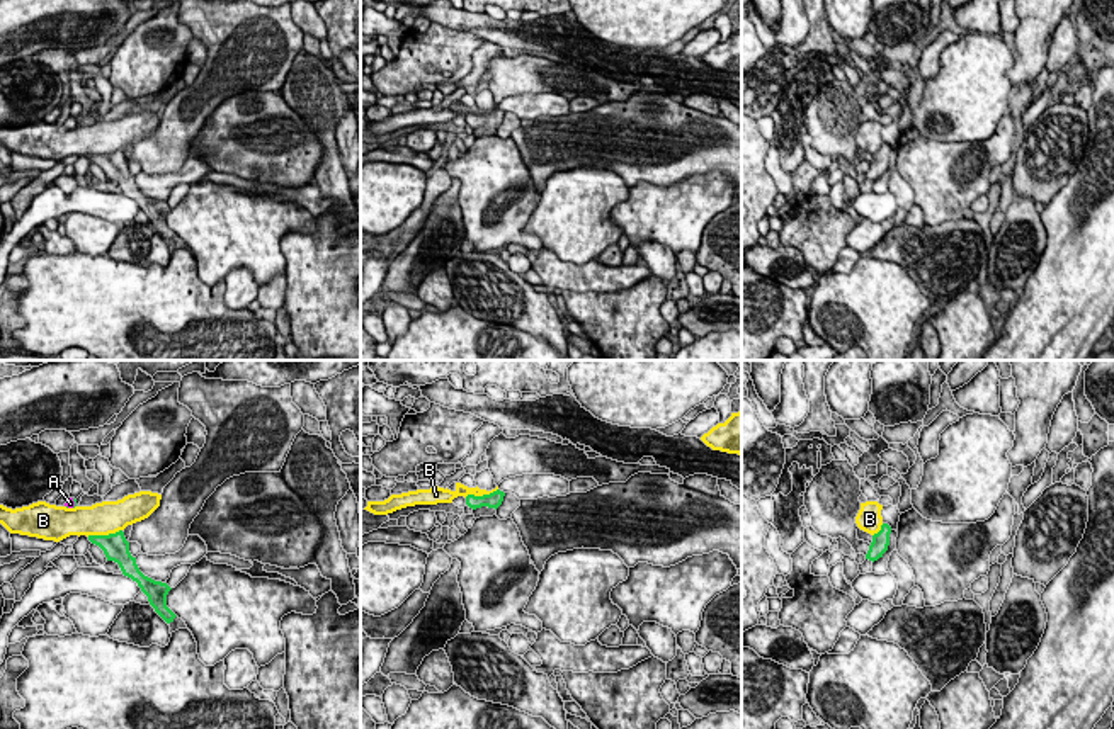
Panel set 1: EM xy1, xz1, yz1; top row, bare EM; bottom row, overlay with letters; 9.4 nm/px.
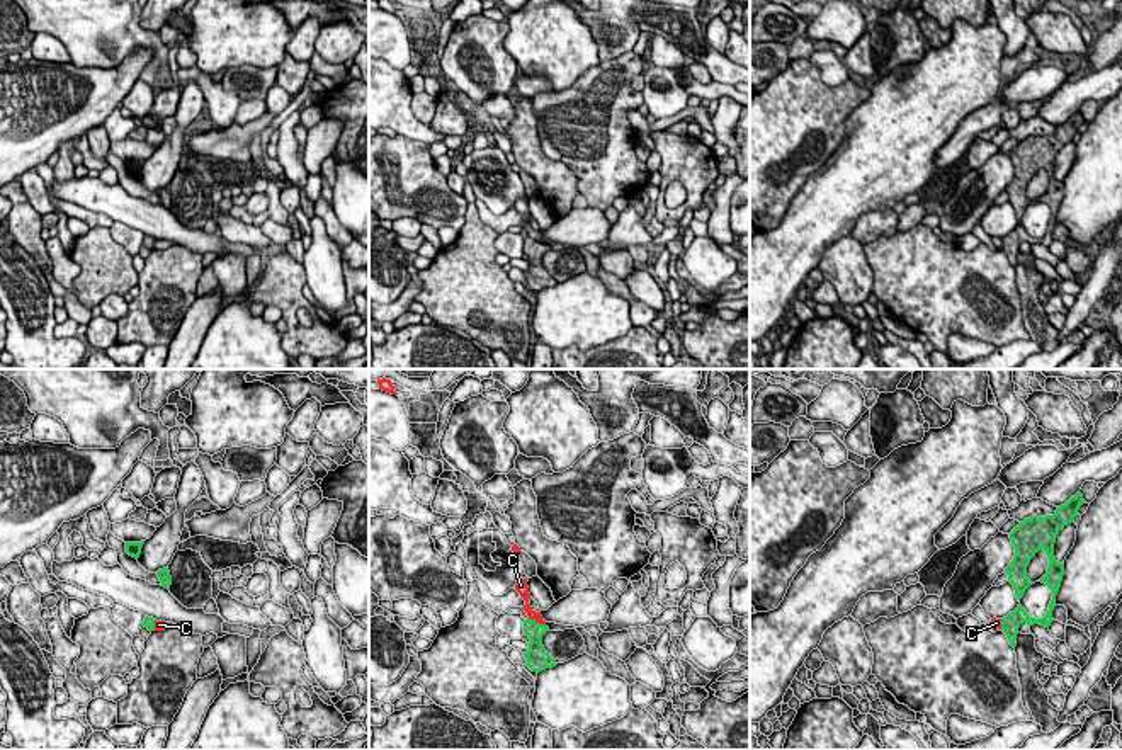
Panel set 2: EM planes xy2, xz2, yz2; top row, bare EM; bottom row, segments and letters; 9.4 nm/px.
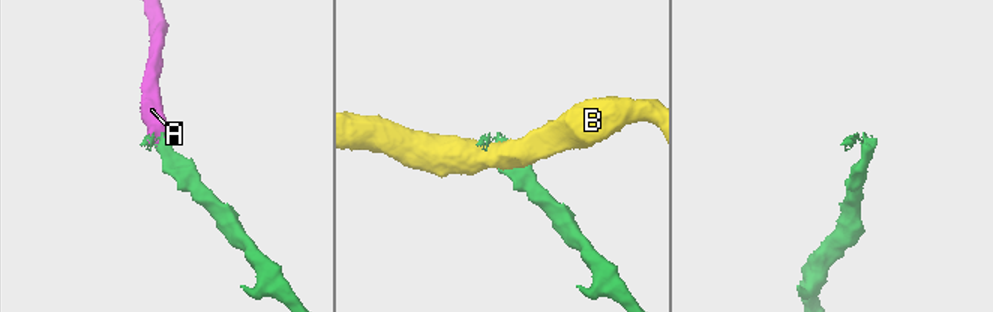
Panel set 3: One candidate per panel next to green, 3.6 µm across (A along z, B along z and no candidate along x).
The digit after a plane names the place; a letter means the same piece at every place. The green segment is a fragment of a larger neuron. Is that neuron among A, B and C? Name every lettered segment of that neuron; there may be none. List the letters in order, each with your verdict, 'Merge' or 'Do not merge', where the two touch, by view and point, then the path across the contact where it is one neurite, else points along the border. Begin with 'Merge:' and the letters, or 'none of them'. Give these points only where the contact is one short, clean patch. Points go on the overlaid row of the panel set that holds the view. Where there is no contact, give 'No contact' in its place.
Merge: A
A: Merge. Touches green at xy1 (75, 503). Path across: xy1 (73, 498), (75, 503), (70, 503)
B: Do not merge. Touches green at xy1 (104, 536)
C: Do not merge. Touches green at xz2 (534, 621). Boundary: xz2 (527, 618), (544, 624)

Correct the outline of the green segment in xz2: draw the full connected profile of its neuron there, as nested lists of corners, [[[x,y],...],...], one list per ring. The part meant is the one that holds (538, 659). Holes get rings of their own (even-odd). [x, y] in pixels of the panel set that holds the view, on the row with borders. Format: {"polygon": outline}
{"polygon": [[[534,619],[524,621],[524,634],[530,639],[529,651],[524,653],[527,660],[527,667],[532,672],[542,672],[546,668],[556,667],[556,660],[544,650],[542,646],[542,636],[549,631],[546,624],[539,624]]]}

